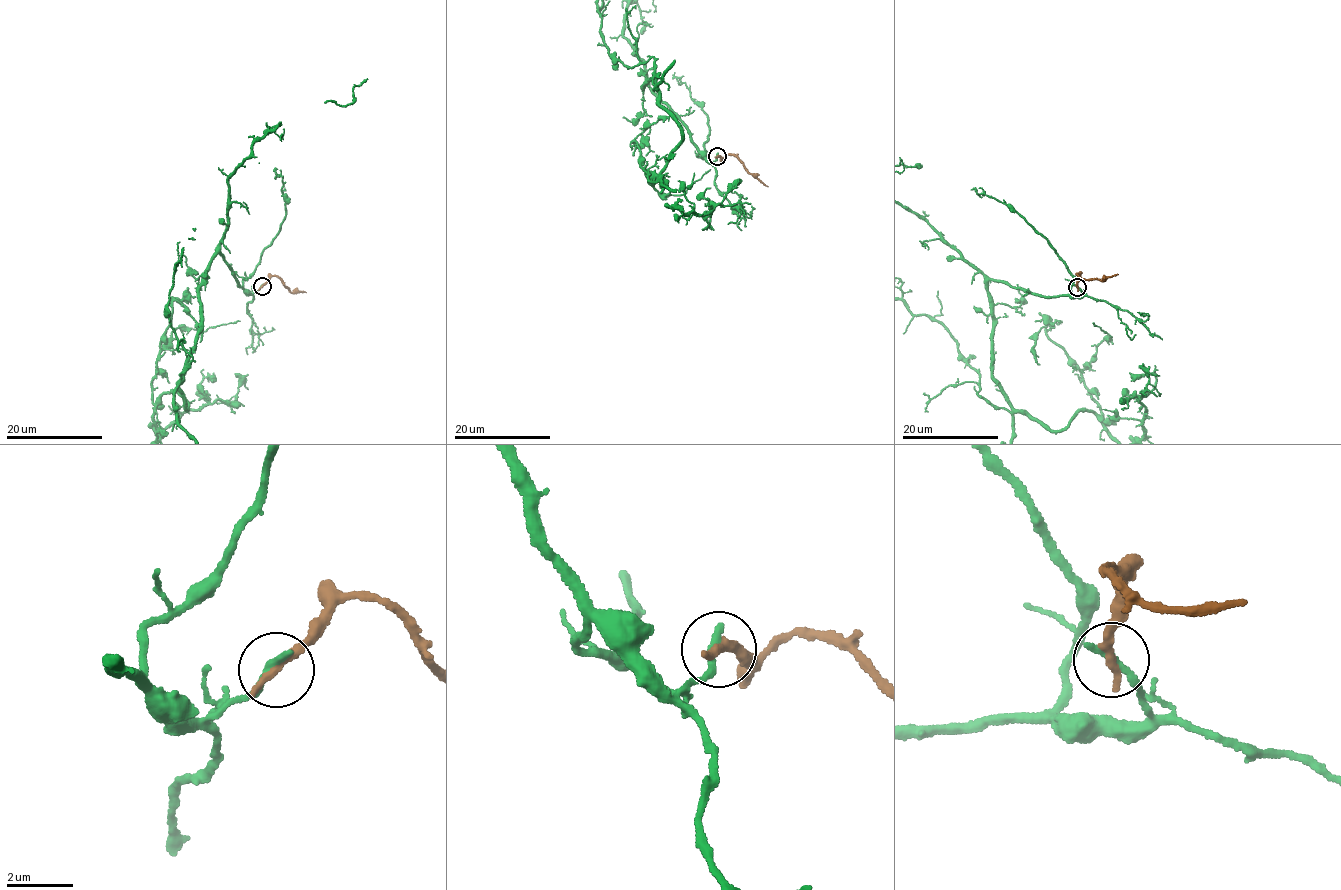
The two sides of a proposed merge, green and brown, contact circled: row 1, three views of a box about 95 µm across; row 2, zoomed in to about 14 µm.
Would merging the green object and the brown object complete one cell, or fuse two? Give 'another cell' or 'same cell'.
another cell

